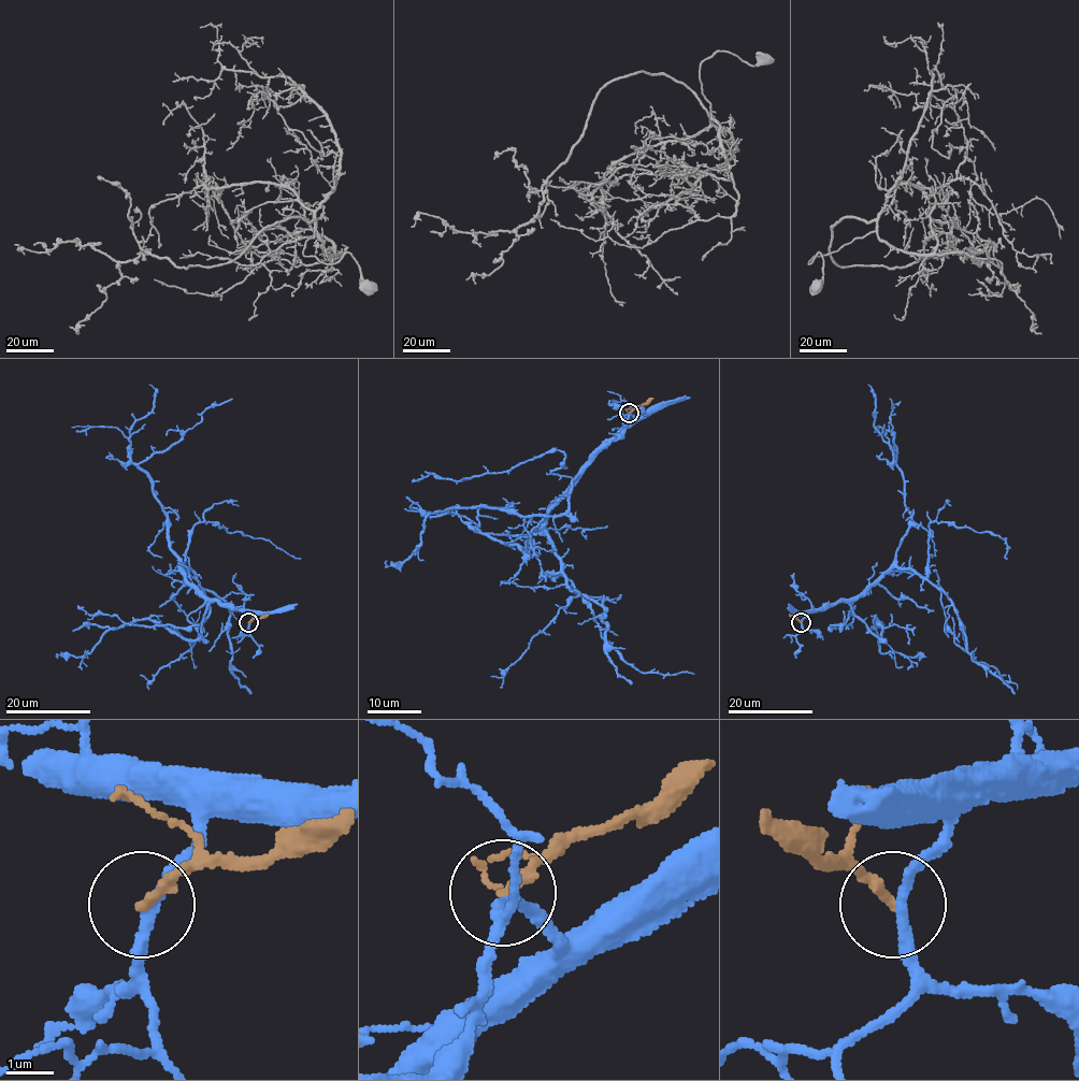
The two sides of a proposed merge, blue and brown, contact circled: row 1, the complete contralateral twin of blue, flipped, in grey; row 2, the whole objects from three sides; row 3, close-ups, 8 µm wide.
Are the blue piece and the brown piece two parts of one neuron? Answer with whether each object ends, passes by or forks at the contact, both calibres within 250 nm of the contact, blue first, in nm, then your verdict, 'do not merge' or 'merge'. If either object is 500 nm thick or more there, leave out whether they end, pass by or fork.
blue passes by; brown ends; calibres 240 and 220 nm; do not merge

